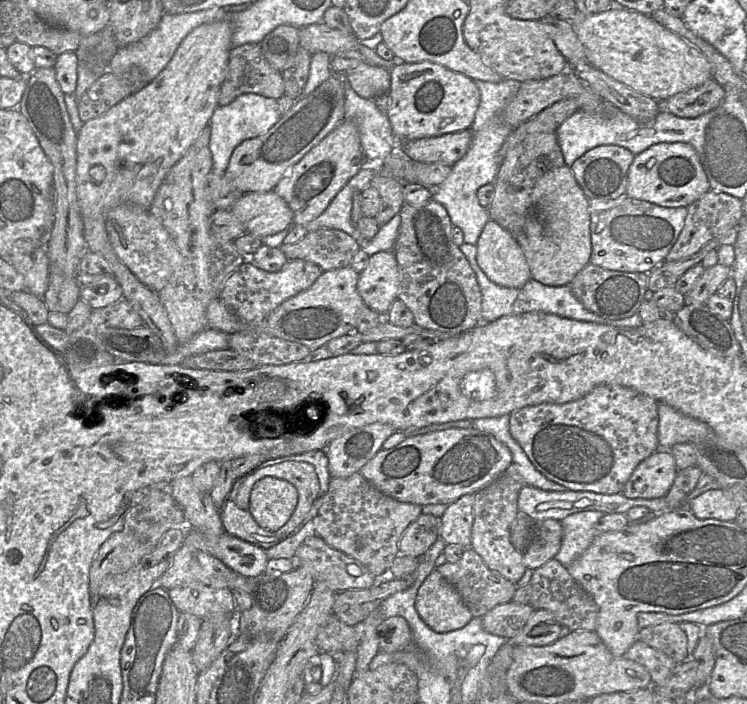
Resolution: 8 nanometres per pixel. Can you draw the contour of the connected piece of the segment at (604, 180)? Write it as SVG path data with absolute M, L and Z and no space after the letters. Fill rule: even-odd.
M617 145L597 146L570 167L588 199L613 200L626 195L628 170L635 155Z

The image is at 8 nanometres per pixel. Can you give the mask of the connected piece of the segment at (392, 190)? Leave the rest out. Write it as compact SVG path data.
M375 174L370 182L370 187L374 188L381 198L381 207L374 217L379 226L389 222L396 214L399 214L404 205L403 182L391 177Z

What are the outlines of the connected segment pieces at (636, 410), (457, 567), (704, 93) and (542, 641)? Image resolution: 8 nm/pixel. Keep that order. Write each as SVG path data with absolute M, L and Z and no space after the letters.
M600 385L584 397L564 403L526 406L510 414L509 431L535 468L571 491L622 493L634 469L659 450L658 401L619 385Z
M471 547L464 548L458 561L446 561L436 568L455 587L473 617L482 617L493 607L511 601L517 587L517 584L491 570Z
M714 79L704 84L658 101L659 112L681 118L696 118L715 109L722 102L725 91Z
M537 609L522 630L508 641L514 646L547 646L559 638L561 629L561 624L551 612Z

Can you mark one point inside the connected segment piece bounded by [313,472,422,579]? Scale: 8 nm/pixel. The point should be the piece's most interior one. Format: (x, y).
(355, 518)

